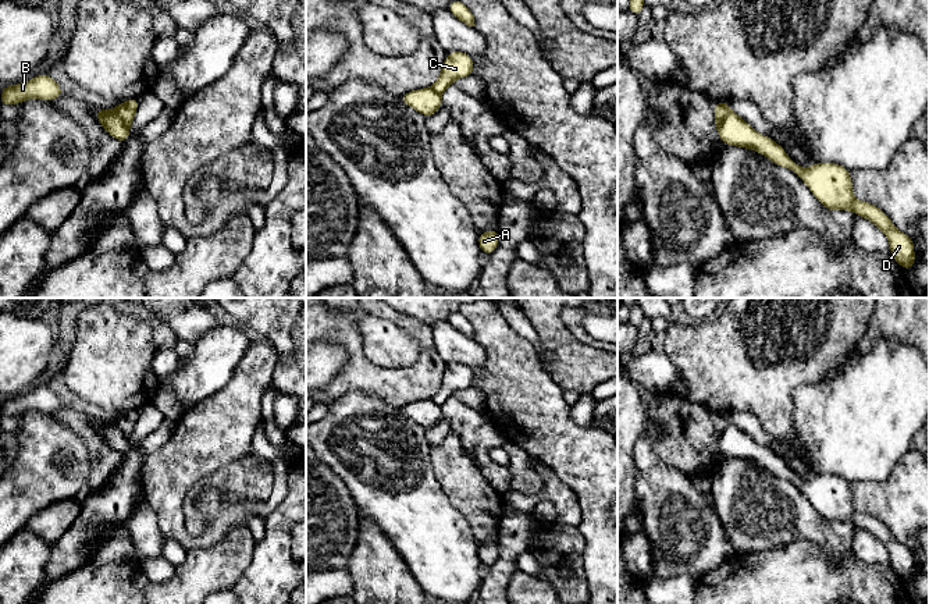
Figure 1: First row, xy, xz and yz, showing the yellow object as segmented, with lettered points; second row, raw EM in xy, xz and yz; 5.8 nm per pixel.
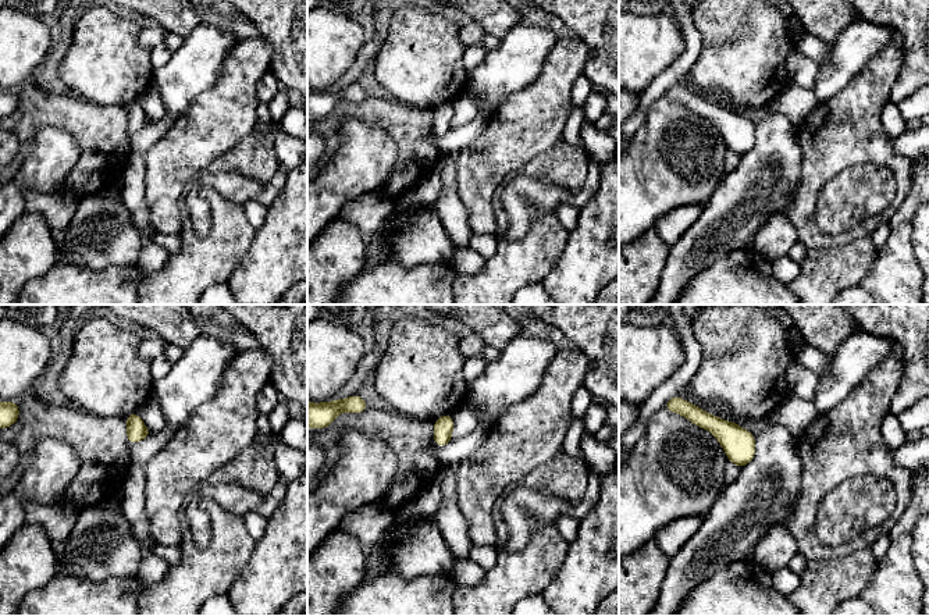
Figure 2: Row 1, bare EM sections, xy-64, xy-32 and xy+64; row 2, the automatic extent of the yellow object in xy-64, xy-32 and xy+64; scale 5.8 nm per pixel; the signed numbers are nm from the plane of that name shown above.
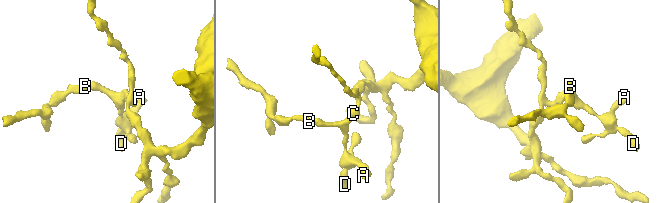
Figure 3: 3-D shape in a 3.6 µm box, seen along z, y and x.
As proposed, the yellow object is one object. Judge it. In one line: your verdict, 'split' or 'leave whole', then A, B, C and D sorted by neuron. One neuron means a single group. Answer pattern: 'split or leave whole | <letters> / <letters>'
split | A B D / C

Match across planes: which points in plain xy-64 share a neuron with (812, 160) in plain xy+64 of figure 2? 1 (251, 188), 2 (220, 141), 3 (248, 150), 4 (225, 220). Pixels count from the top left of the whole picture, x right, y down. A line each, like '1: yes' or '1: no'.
1: yes
2: yes
3: no
4: no

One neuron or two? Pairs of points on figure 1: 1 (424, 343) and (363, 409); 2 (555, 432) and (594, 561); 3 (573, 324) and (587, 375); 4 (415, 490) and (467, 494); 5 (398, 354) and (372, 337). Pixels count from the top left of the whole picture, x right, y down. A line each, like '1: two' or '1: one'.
1: two
2: one
3: two
4: two
5: one

